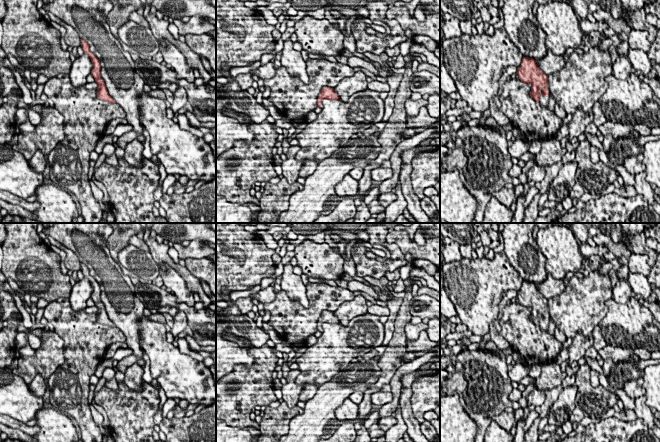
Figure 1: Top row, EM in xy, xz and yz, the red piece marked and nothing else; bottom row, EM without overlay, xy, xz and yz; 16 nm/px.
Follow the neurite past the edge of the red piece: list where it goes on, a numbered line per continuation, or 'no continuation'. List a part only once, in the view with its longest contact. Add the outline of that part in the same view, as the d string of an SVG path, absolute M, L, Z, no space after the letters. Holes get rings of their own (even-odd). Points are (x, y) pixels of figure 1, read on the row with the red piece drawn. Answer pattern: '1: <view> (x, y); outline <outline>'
1: yz (544, 100); outline M549 95L541 96L539 103L542 107L547 107L549 105Z

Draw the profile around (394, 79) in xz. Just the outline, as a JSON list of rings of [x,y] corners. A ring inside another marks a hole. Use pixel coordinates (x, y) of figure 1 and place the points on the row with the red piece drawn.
[[[391,73],[387,77],[387,83],[390,86],[390,90],[388,92],[388,96],[386,99],[384,99],[384,116],[382,121],[387,122],[389,117],[392,115],[393,109],[394,109],[394,99],[396,92],[399,88],[399,85],[402,80],[402,74],[398,73]]]

